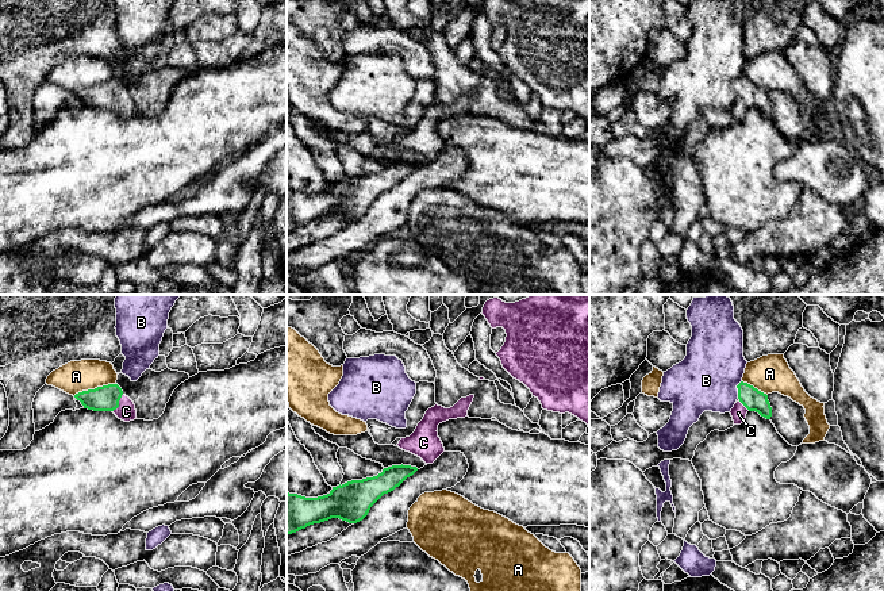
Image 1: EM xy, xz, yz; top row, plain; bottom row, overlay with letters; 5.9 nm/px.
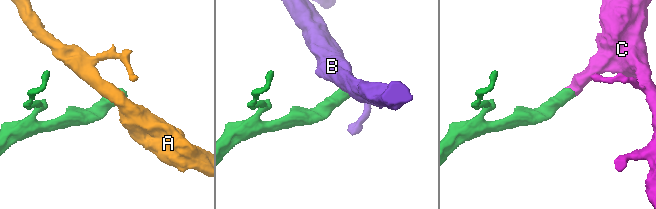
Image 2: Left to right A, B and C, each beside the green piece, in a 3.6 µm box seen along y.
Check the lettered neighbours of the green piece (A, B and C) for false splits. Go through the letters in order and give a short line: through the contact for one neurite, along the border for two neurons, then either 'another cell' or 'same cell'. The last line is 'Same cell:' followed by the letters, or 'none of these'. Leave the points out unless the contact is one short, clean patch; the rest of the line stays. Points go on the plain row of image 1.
A: line xy (115, 80), (83, 87), (73, 92); another cell
B: line yz (741, 77), (737, 83), (737, 95); another cell
C: line xy (106, 95), (111, 95), (118, 100), (126, 108); same cell
Same cell: C

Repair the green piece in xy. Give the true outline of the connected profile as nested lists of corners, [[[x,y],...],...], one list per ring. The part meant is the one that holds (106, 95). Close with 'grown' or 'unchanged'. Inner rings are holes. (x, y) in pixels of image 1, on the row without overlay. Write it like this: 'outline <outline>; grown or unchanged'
outline [[[108,81],[74,92],[84,105],[93,108],[112,108],[119,116],[130,119],[137,116],[134,99],[126,93],[118,81]]]; grown

